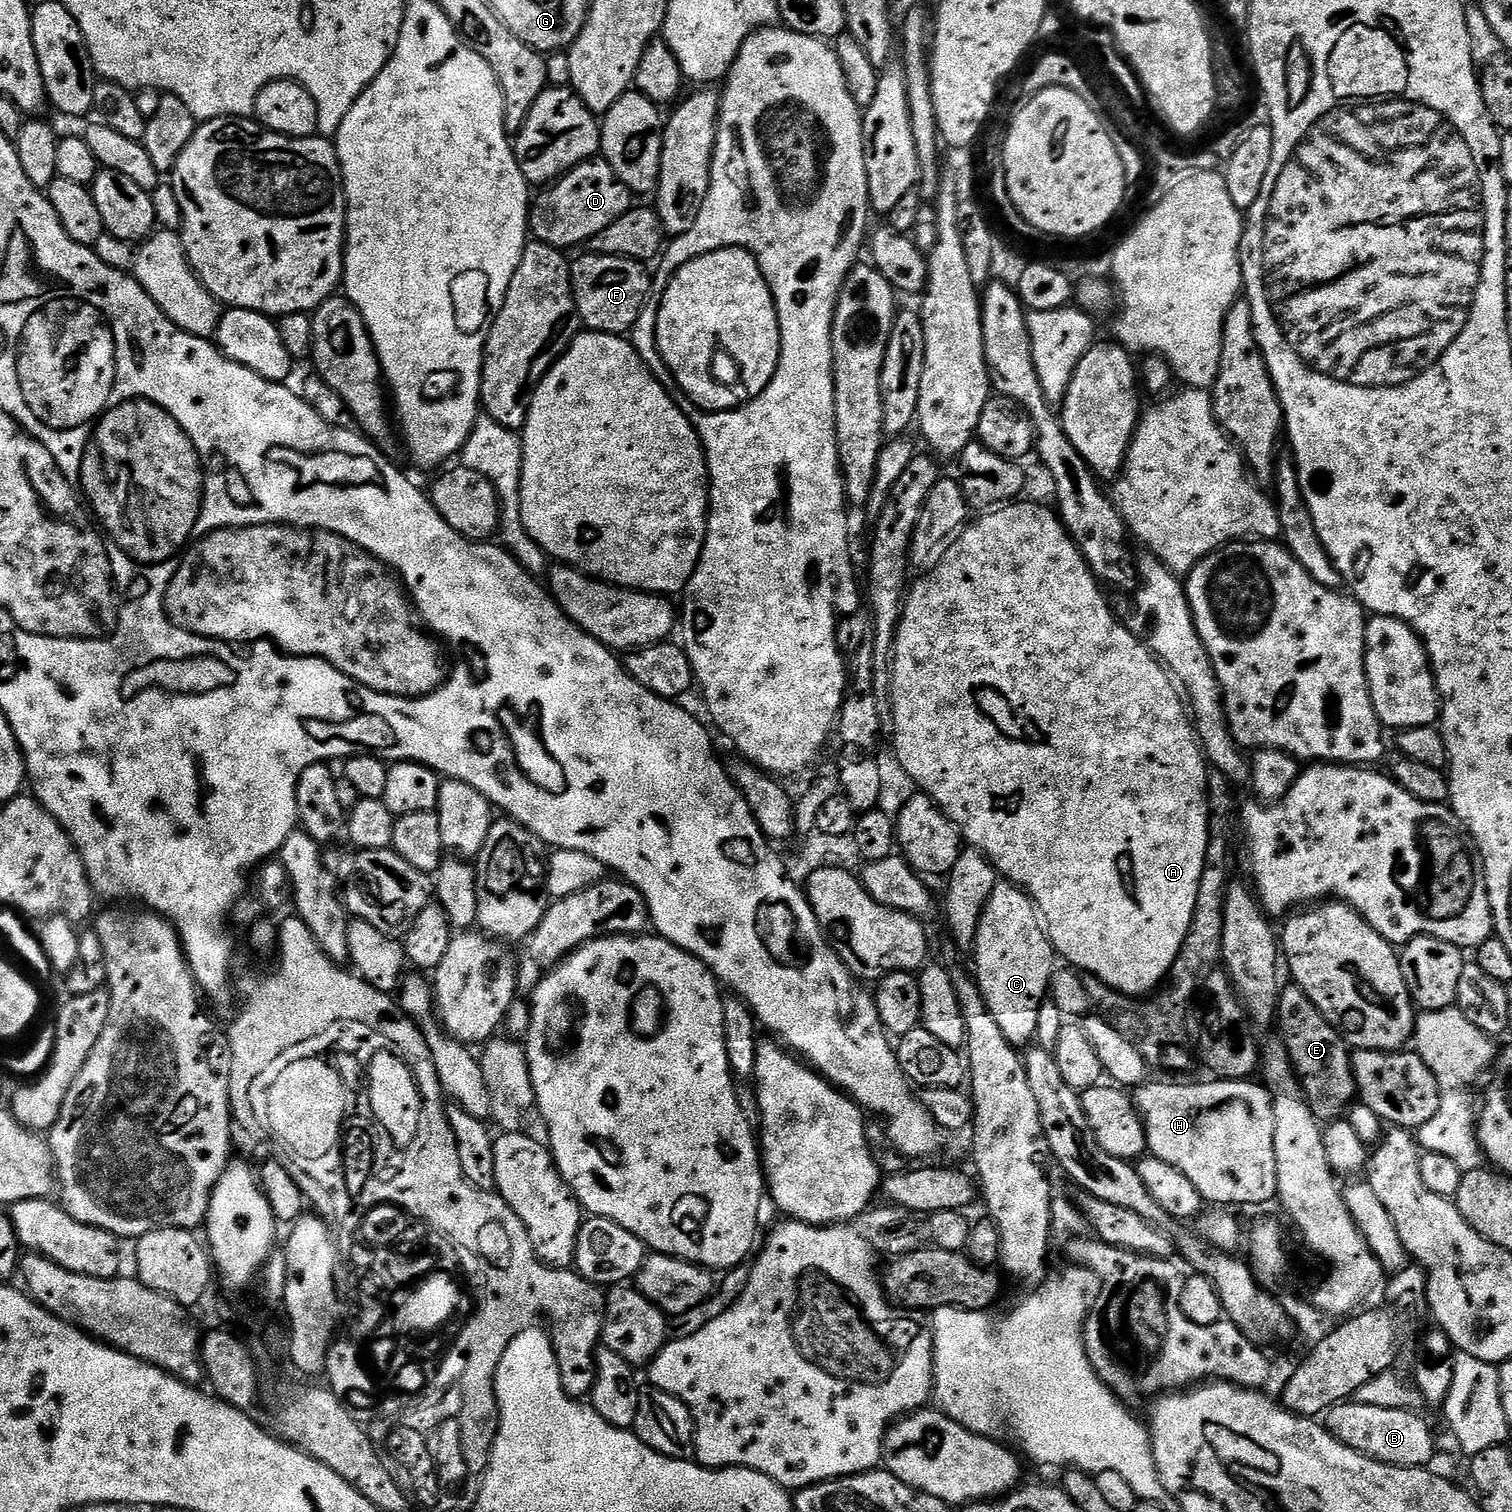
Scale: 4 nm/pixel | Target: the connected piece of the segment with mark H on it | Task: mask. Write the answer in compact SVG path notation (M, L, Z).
M1212 1078L1209 1084L1152 1084L1145 1082L1135 1089L1134 1107L1140 1113L1140 1120L1144 1124L1144 1133L1148 1139L1147 1151L1162 1162L1170 1162L1174 1170L1182 1170L1190 1182L1194 1182L1194 1190L1198 1190L1200 1197L1212 1206L1232 1206L1228 1204L1268 1204L1277 1199L1278 1170L1274 1158L1274 1106L1272 1095L1263 1083L1251 1084L1251 1079L1225 1080Z

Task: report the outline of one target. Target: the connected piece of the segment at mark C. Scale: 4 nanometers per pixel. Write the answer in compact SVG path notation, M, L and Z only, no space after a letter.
M999 882L994 886L993 894L986 902L981 915L974 947L975 954L976 984L980 987L990 1014L994 1014L994 1022L998 1022L998 1027L1001 1028L1002 1034L1006 1034L1010 1043L1017 1046L1031 1045L1038 1030L1039 1008L1044 1000L1049 999L1048 987L1053 987L1054 984L1054 969L1057 967L1055 964L1058 964L1058 957L1048 940L1048 933L1036 905L1032 903L1032 897L1017 884Z

